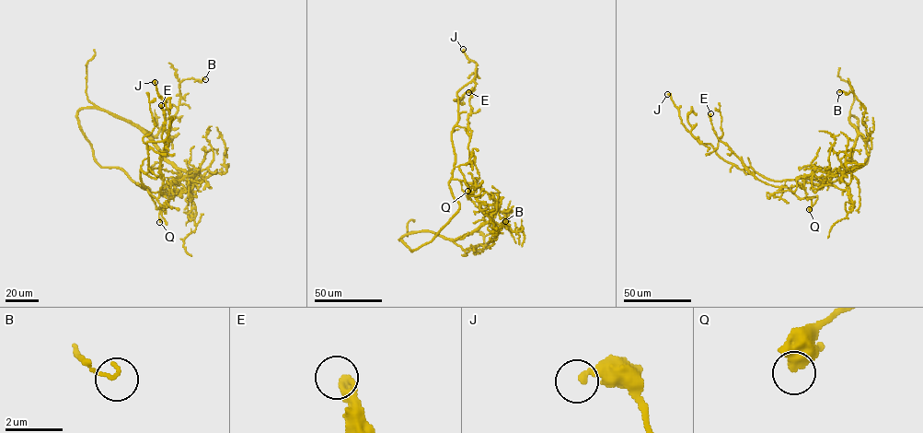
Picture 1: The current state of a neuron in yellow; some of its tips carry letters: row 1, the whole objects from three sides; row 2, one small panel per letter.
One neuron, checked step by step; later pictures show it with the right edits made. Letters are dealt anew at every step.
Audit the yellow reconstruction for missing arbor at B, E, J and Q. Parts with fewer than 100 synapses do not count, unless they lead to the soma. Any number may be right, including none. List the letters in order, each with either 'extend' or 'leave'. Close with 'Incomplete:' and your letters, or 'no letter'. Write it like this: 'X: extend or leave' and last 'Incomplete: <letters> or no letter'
B: leave
E: leave
J: leave
Q: leave
Incomplete: no letter

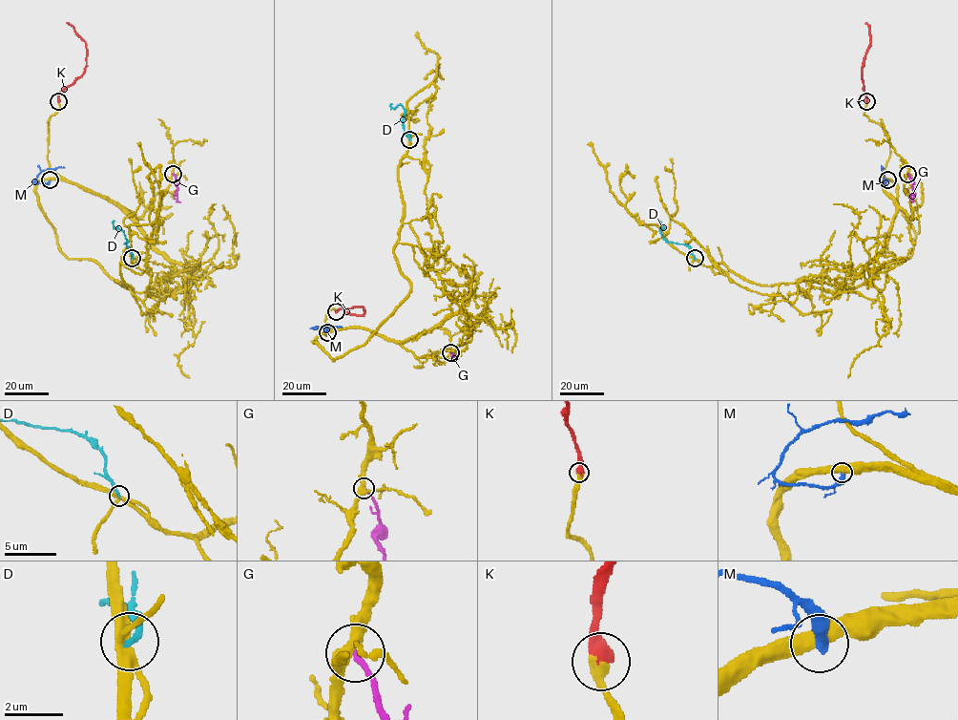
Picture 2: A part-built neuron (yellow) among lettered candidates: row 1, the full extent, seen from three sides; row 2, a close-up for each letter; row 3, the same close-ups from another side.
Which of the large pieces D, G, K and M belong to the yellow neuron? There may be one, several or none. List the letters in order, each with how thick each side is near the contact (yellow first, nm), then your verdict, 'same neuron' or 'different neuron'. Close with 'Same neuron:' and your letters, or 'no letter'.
D: 280 nm thick on the yellow side, 240 nm on the other; different neuron
G: 360 nm thick on the yellow side, 190 nm on the other; different neuron
K: 420 nm thick on the yellow side, 550 nm on the other; same neuron
M: 550 nm thick on the yellow side, 420 nm on the other; different neuron
Same neuron: K

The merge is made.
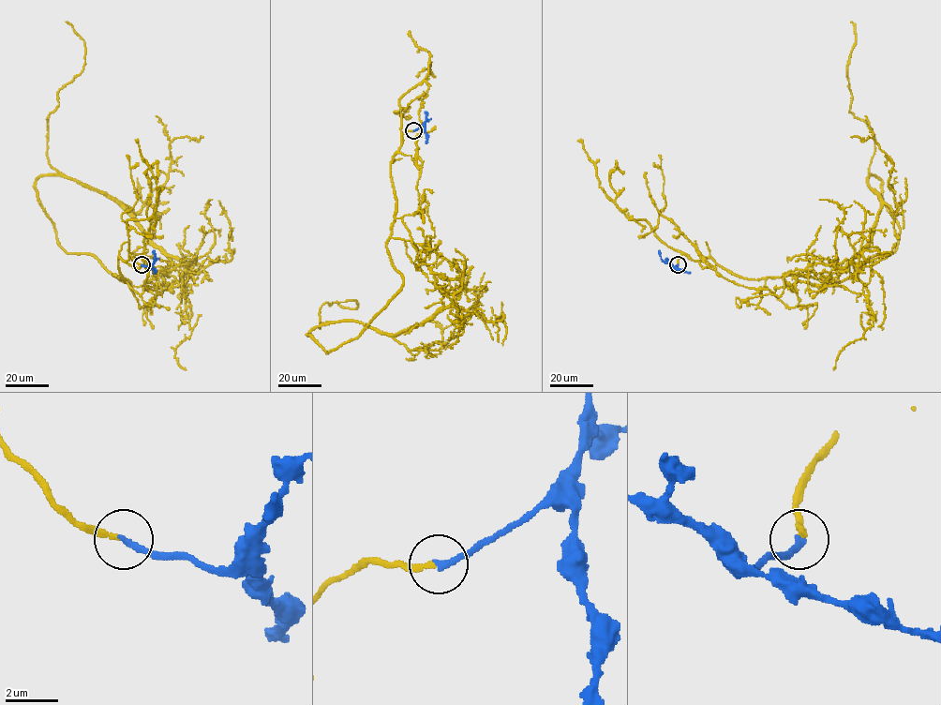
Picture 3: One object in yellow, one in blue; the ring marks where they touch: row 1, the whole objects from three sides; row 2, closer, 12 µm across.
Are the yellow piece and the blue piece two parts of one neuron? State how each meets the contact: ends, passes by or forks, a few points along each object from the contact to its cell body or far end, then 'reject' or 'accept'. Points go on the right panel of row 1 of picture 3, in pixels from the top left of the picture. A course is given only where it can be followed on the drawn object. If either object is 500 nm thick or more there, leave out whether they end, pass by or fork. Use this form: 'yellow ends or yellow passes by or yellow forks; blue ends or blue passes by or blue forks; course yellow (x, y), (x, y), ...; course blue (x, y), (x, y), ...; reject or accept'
yellow ends; blue ends; course yellow (678, 264), (833, 284), (894, 251), (874, 135), (849, 111), (851, 21); course blue (678, 264), (672, 267), (665, 263), (658, 250); accept

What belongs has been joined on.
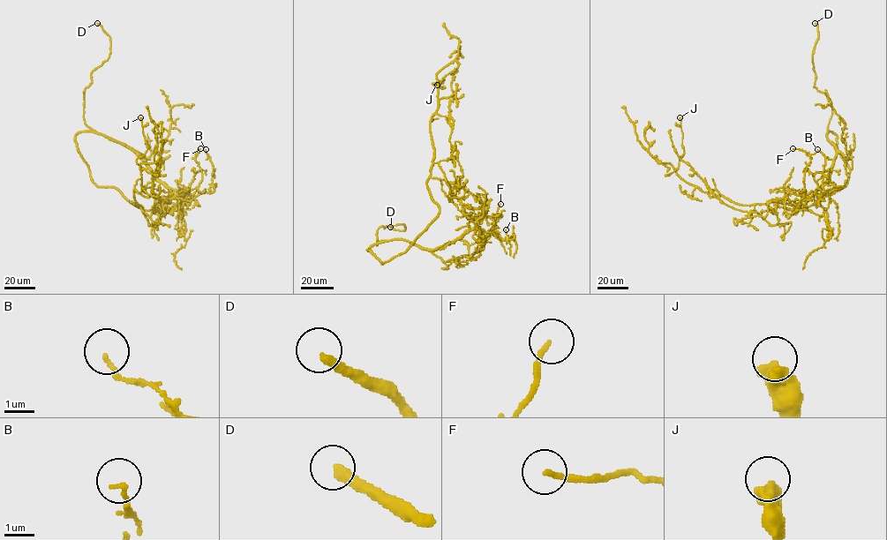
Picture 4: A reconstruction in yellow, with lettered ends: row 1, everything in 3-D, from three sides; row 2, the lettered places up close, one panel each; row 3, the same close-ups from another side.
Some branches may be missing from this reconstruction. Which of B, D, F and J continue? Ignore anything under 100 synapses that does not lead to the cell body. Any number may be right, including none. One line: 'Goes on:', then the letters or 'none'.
Goes on: D

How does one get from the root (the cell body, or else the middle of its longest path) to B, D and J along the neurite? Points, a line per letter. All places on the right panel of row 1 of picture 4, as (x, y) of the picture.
B: (816, 202), (768, 208), (797, 211), (815, 192), (827, 192), (817, 149)
D: (816, 202), (831, 189), (844, 187), (850, 170), (837, 136), (827, 130), (830, 100), (814, 86), (815, 23)
J: (816, 202), (801, 208), (744, 206), (687, 183), (676, 172), (684, 153), (680, 117)

